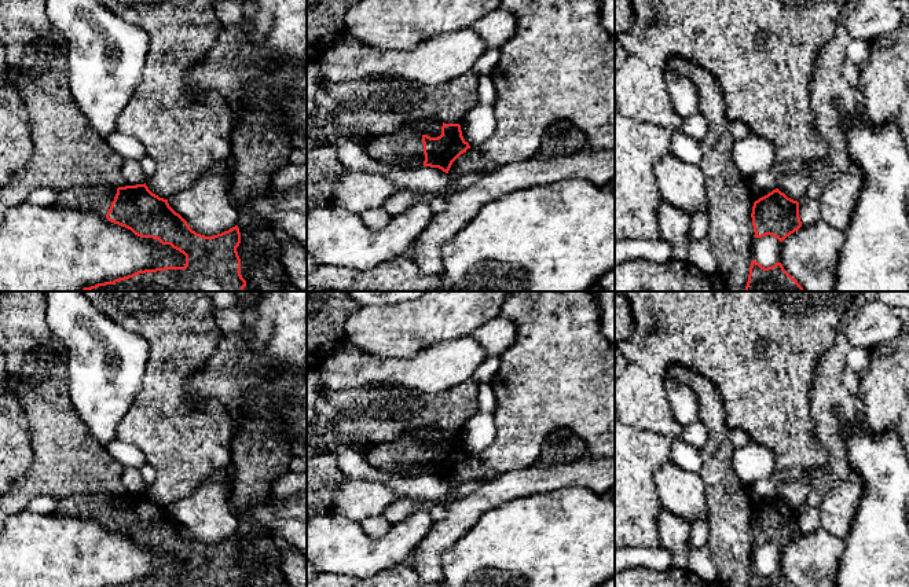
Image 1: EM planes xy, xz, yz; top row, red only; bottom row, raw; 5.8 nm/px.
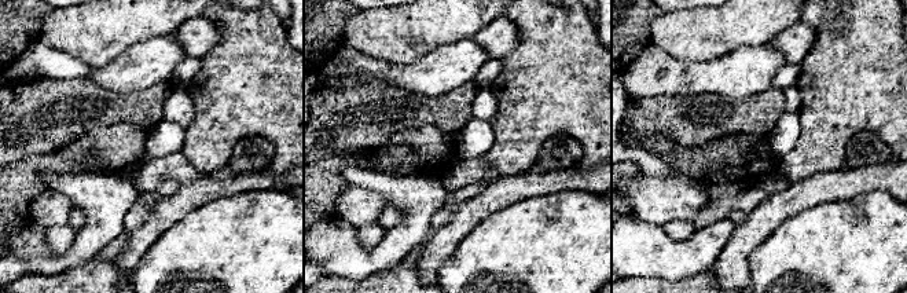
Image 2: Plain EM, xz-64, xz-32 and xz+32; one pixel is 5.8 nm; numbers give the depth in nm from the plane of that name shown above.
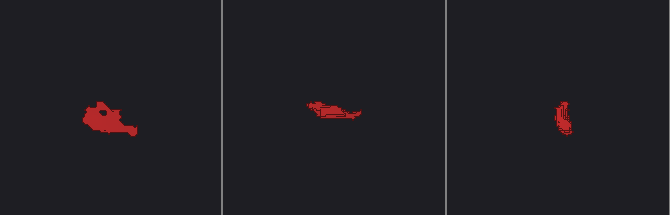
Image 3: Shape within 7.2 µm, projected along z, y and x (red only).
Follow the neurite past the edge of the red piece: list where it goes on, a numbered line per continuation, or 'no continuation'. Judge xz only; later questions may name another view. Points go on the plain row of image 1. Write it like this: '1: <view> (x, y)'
1: xz (403, 457)

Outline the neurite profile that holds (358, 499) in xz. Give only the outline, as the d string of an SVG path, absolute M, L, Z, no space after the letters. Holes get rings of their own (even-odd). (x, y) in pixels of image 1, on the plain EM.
M344 476L334 487L334 513L360 522L369 517L382 516L399 496L386 485L373 480Z

